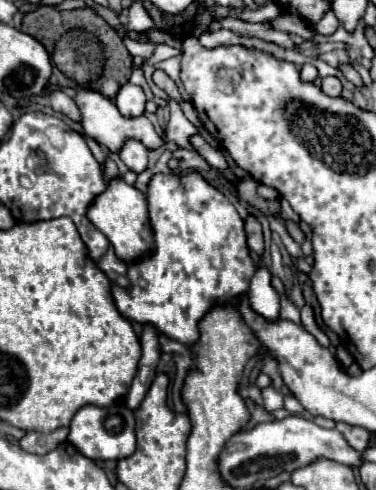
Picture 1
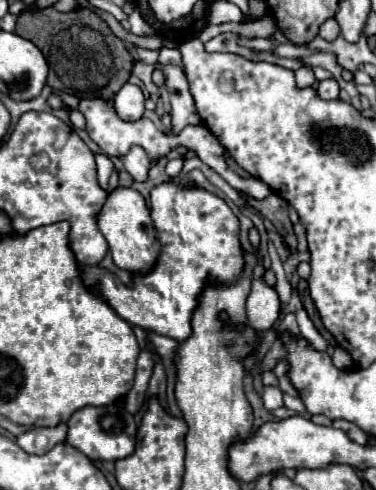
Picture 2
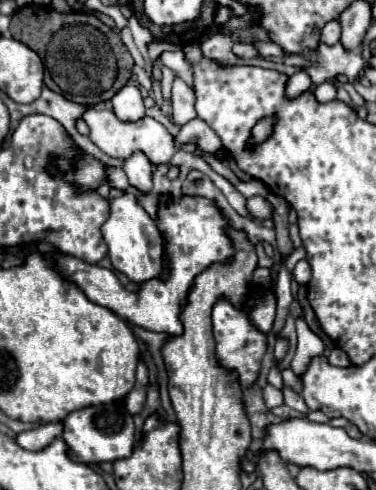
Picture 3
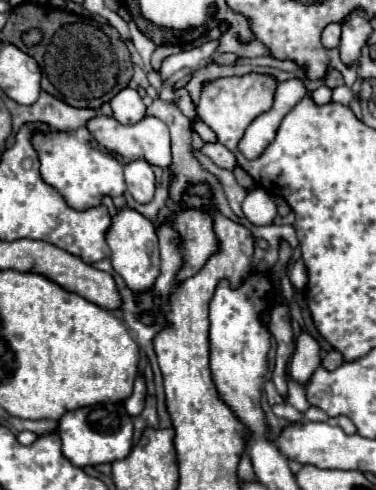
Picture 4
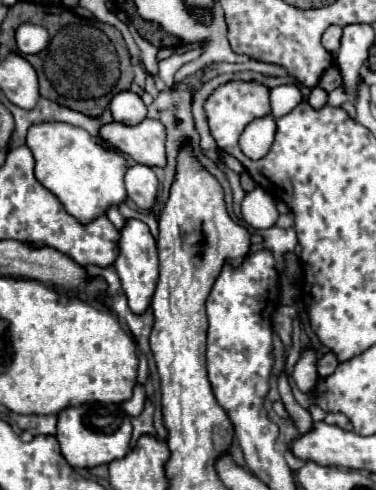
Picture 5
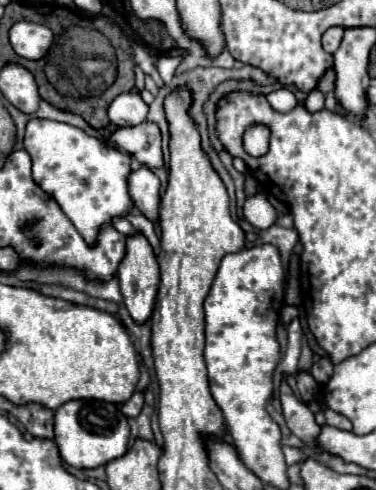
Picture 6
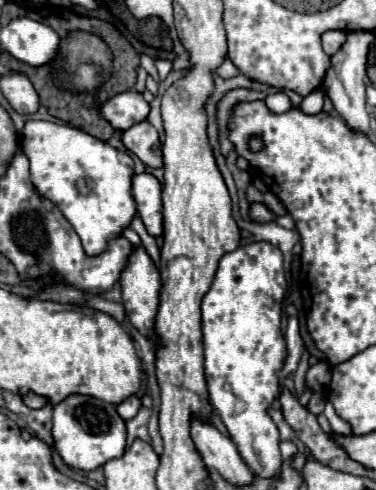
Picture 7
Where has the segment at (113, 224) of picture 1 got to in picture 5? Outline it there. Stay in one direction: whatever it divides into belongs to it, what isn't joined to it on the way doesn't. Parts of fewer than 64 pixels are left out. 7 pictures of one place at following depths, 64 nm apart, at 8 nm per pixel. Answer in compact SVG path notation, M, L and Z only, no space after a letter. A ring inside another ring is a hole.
M126 220L126 226L120 230L120 254L114 262L114 268L120 276L122 290L128 298L128 306L134 314L144 314L152 302L152 294L158 282L158 252L156 242L148 226L140 220Z

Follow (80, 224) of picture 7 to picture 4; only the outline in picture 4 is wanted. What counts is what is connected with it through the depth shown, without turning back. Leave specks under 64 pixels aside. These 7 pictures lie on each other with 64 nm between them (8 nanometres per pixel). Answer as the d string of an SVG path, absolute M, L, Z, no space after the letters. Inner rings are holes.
M82 126L72 132L34 132L32 134L32 146L38 152L40 158L40 176L42 180L56 188L66 204L70 208L76 208L78 212L100 206L104 196L122 196L126 192L126 182L124 182L124 164L118 162L110 152L92 148L90 146L90 132L87 127Z

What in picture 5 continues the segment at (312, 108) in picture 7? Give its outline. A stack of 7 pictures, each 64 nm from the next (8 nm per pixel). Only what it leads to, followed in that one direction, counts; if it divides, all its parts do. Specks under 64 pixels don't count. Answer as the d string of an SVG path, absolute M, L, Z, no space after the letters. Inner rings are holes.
M316 86L316 88L312 88L312 94L308 98L308 104L312 108L322 108L326 104L326 98L328 98L328 94L320 86Z

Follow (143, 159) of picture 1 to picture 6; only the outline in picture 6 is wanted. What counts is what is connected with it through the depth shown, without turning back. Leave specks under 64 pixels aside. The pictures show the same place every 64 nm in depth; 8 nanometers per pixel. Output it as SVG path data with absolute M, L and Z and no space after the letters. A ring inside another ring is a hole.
M142 166L140 170L132 172L128 178L128 188L134 206L150 220L158 222L158 206L160 206L160 180Z

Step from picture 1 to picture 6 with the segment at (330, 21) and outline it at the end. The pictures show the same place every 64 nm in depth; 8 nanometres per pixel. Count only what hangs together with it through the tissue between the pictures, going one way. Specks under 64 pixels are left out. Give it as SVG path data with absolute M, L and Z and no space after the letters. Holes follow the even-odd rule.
M334 26L334 28L328 28L322 36L322 46L328 54L334 54L342 42L342 36L344 36L344 28L340 26Z

